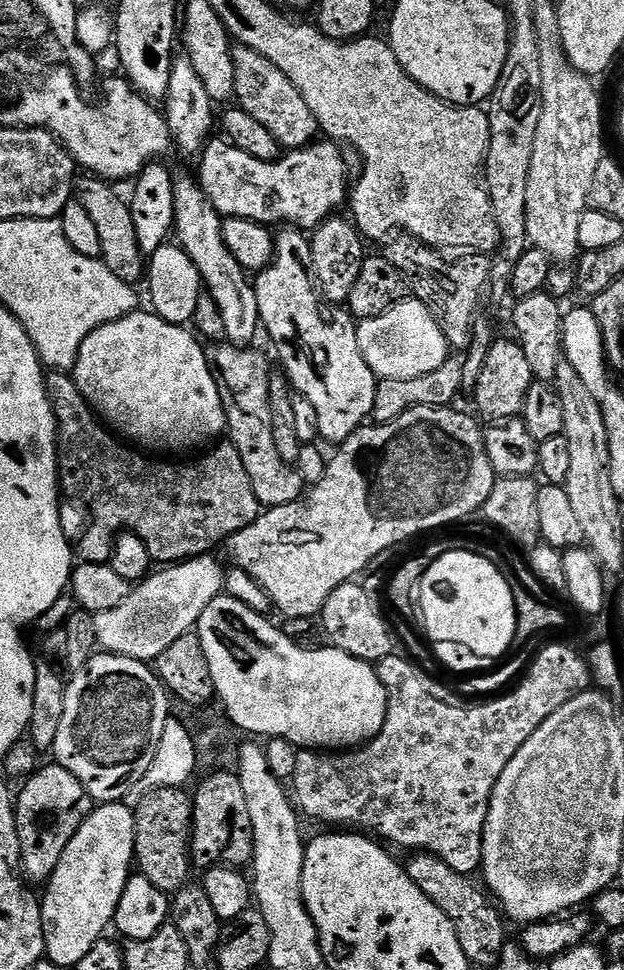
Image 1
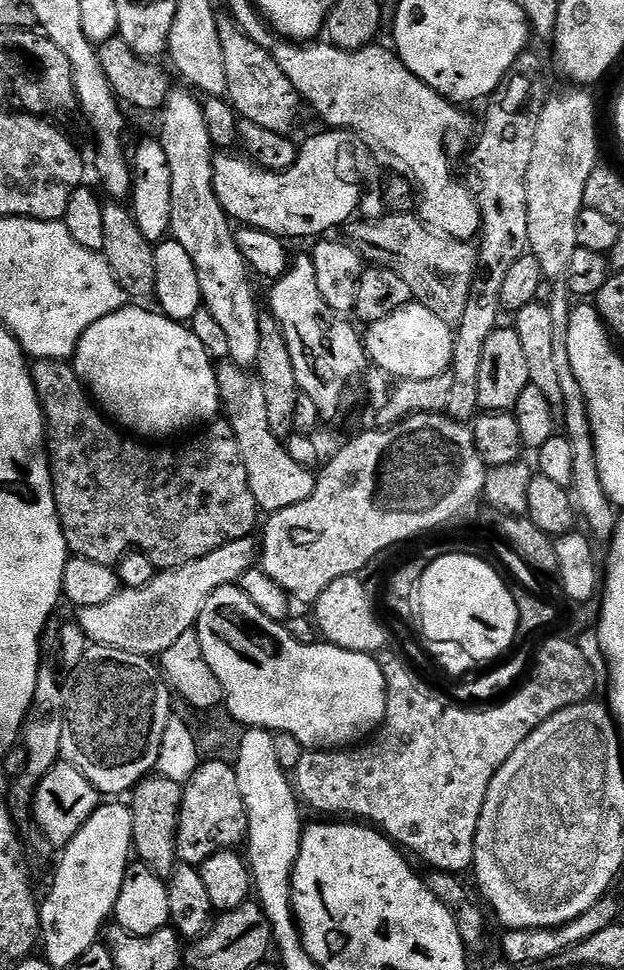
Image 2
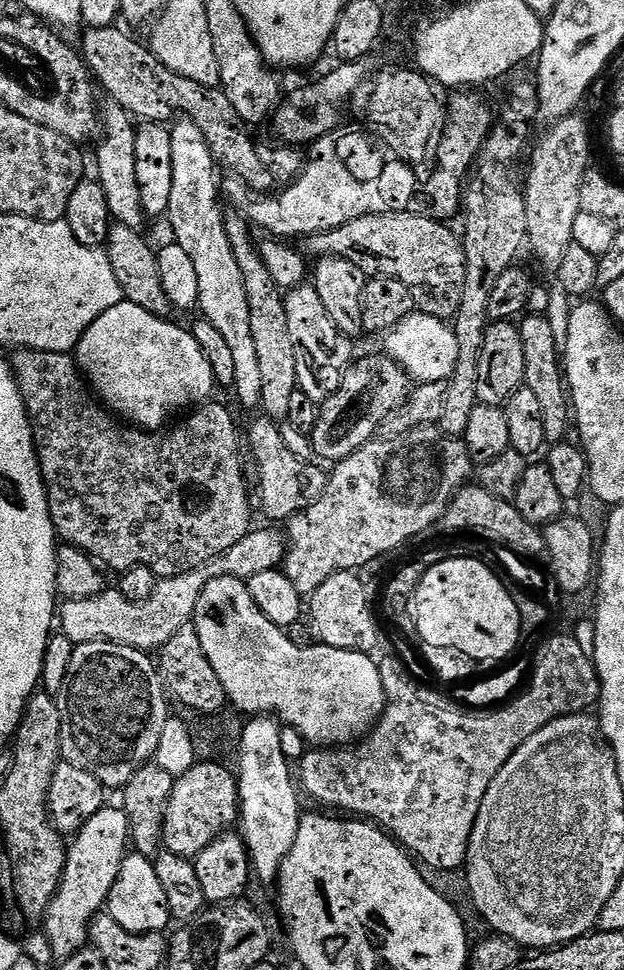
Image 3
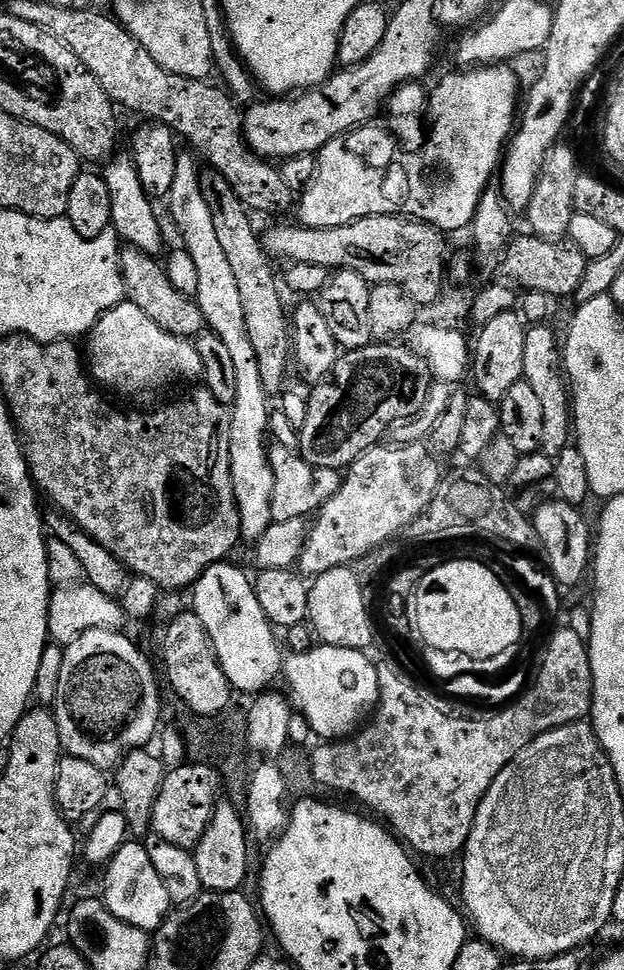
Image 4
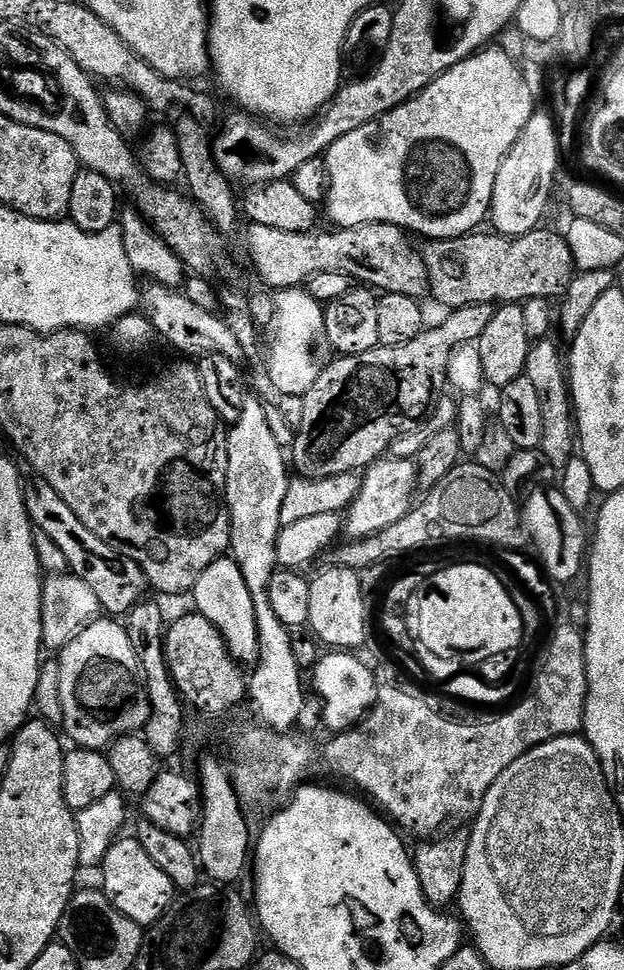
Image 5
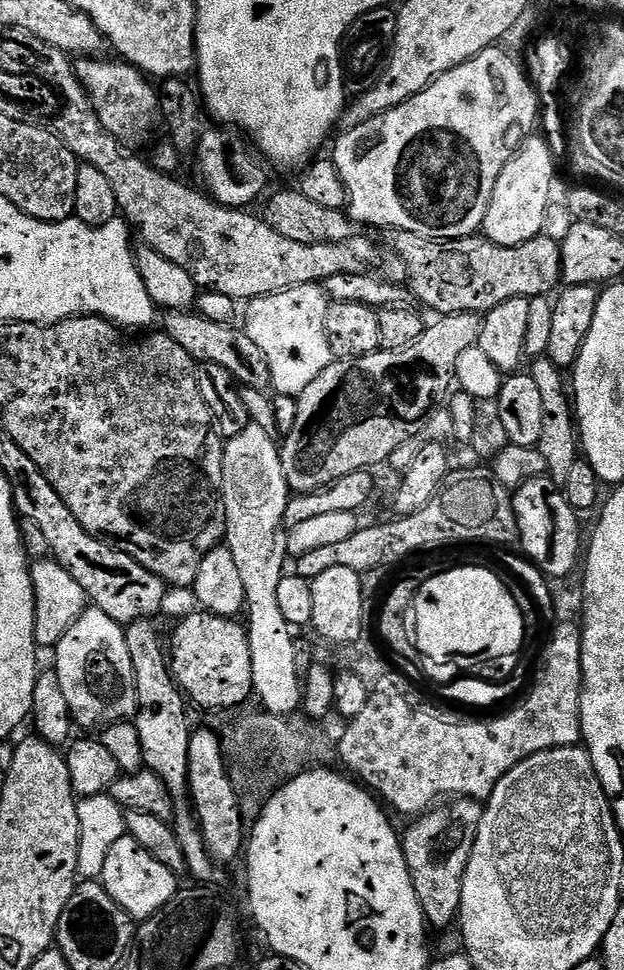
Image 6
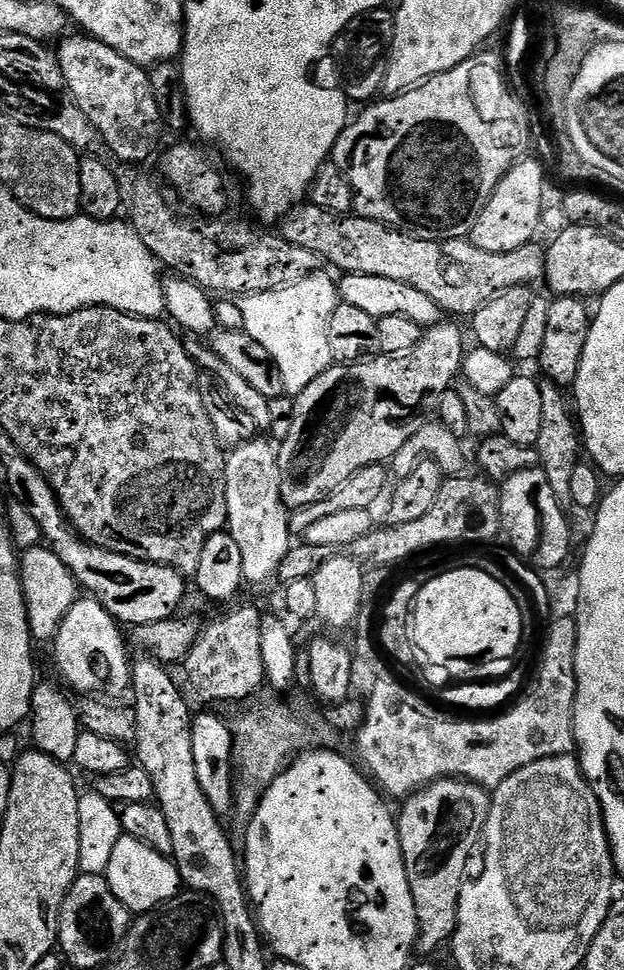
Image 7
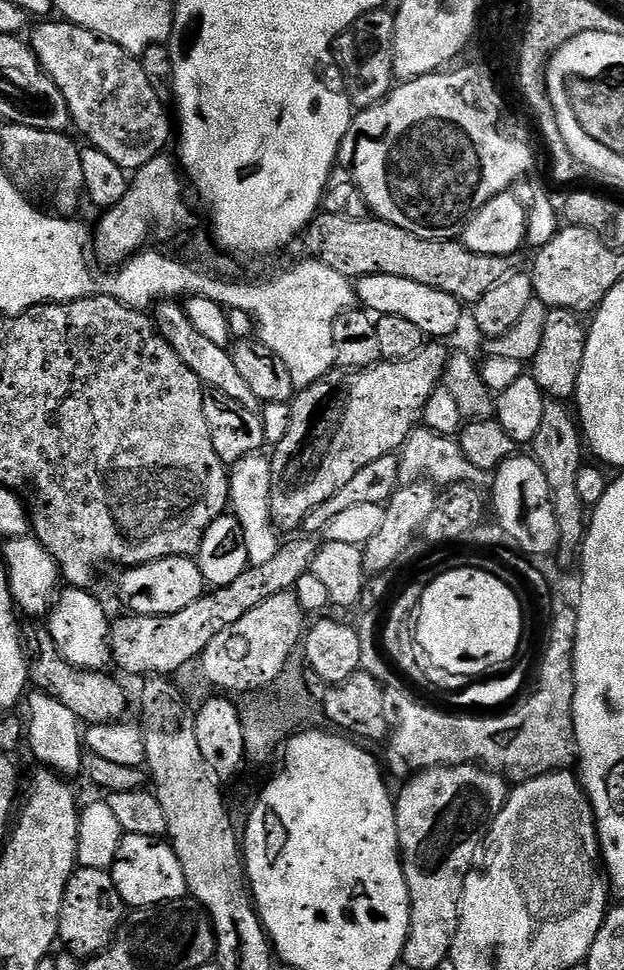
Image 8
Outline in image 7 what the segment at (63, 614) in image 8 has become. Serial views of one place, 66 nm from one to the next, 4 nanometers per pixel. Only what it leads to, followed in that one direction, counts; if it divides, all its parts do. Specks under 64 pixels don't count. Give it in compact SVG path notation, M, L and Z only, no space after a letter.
M80 598L77 599L76 604L70 606L70 610L55 634L54 645L56 644L56 664L64 675L63 683L73 693L76 691L80 692L76 694L95 694L100 698L116 698L112 696L129 691L132 683L132 665L128 648L124 645L124 636L120 631L122 631L121 625L97 600Z

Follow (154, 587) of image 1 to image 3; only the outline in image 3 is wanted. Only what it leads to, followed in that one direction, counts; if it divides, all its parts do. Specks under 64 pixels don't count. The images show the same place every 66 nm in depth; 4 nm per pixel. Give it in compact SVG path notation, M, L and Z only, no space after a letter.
M260 528L248 532L242 542L230 546L226 554L214 558L201 568L190 570L186 574L165 576L157 583L154 594L145 600L131 600L119 590L105 590L94 598L64 600L58 612L58 628L73 644L109 640L122 646L137 648L139 652L149 654L164 648L178 630L189 627L195 617L198 598L202 590L214 578L233 576L247 582L262 570L280 568L284 562L286 536L283 531L275 532L272 528Z

